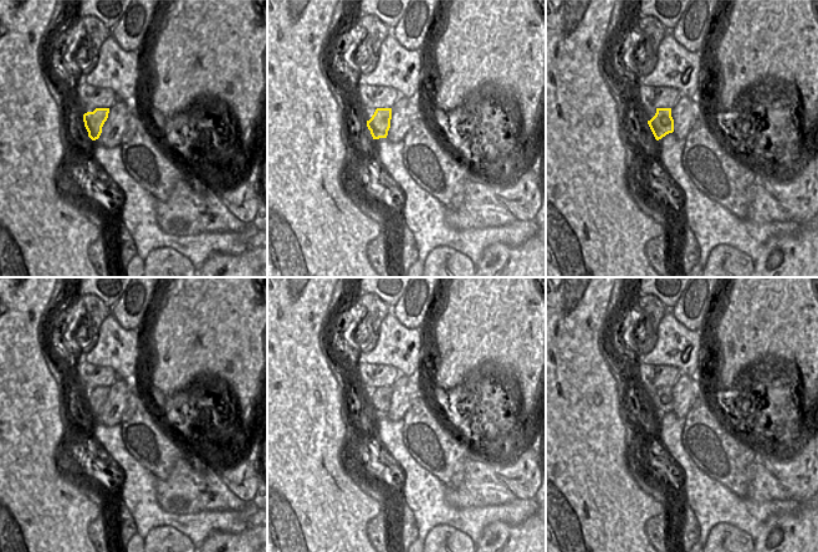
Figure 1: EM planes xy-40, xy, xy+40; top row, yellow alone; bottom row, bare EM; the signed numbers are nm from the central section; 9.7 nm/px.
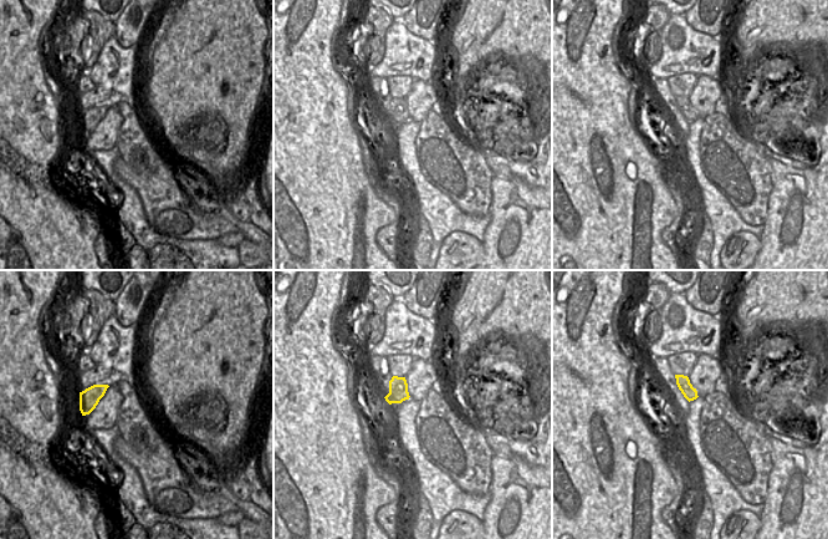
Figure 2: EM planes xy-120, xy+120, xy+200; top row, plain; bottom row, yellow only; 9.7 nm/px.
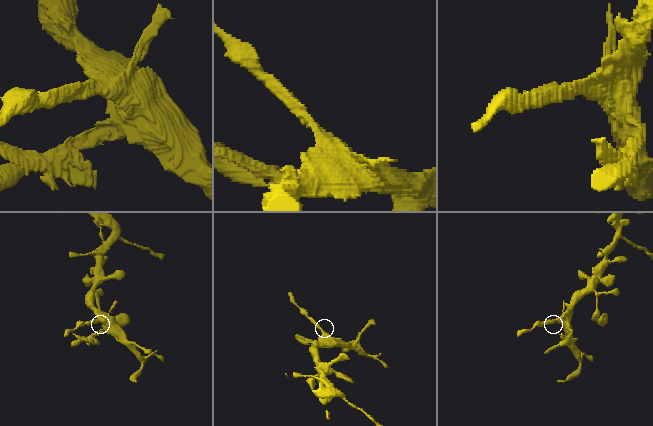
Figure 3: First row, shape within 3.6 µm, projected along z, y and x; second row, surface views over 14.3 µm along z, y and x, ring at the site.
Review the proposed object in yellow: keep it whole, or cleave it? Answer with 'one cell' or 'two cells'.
two cells

